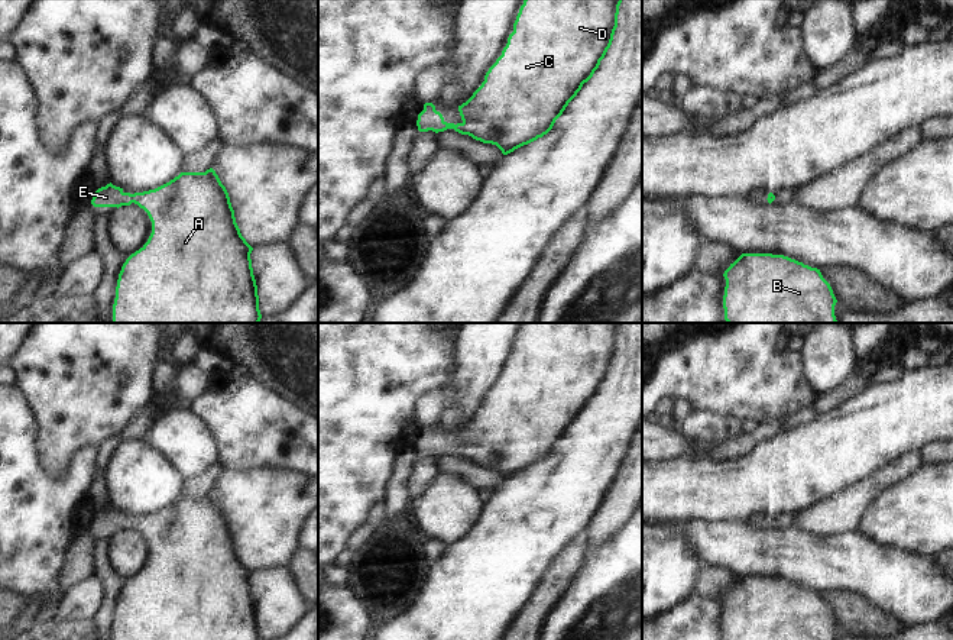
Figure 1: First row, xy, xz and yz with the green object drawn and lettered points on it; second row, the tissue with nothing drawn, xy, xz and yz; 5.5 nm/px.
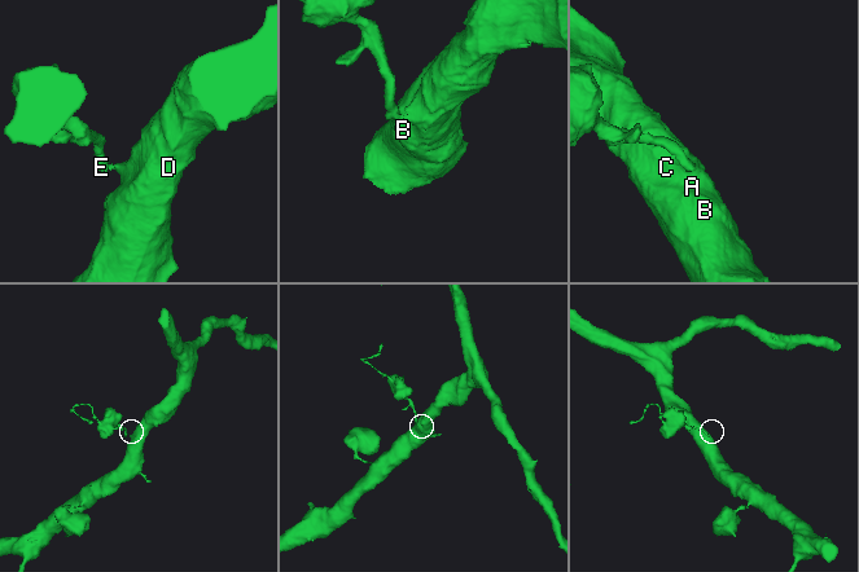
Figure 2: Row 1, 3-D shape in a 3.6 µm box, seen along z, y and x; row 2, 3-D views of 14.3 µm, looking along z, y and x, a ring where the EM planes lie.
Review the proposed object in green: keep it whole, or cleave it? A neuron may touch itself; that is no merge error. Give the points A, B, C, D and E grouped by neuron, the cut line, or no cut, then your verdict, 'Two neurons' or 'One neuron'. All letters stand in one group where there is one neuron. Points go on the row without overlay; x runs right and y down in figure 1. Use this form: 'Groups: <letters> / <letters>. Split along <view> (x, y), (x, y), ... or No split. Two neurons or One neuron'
Groups: A B C D E. No split. One neuron

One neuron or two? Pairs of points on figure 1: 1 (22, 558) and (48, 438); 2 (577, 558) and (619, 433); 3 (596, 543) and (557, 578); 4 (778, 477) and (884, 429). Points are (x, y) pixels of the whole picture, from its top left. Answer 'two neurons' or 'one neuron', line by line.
1: two neurons
2: two neurons
3: two neurons
4: one neuron

